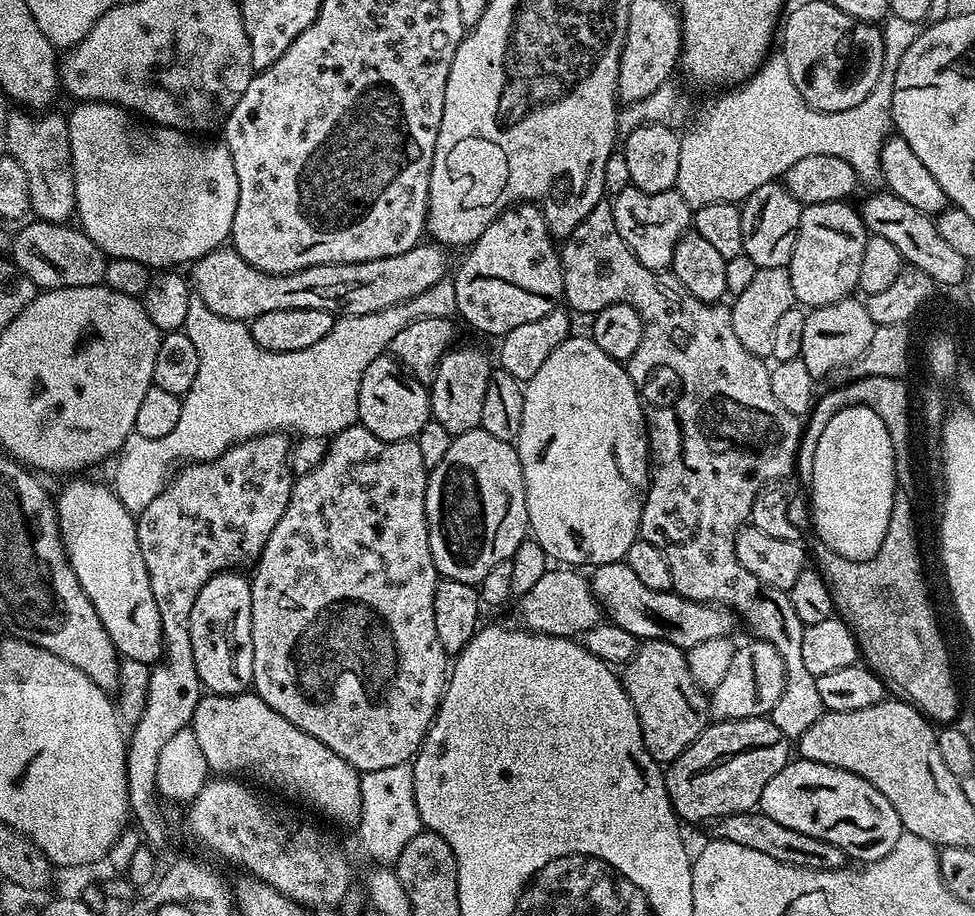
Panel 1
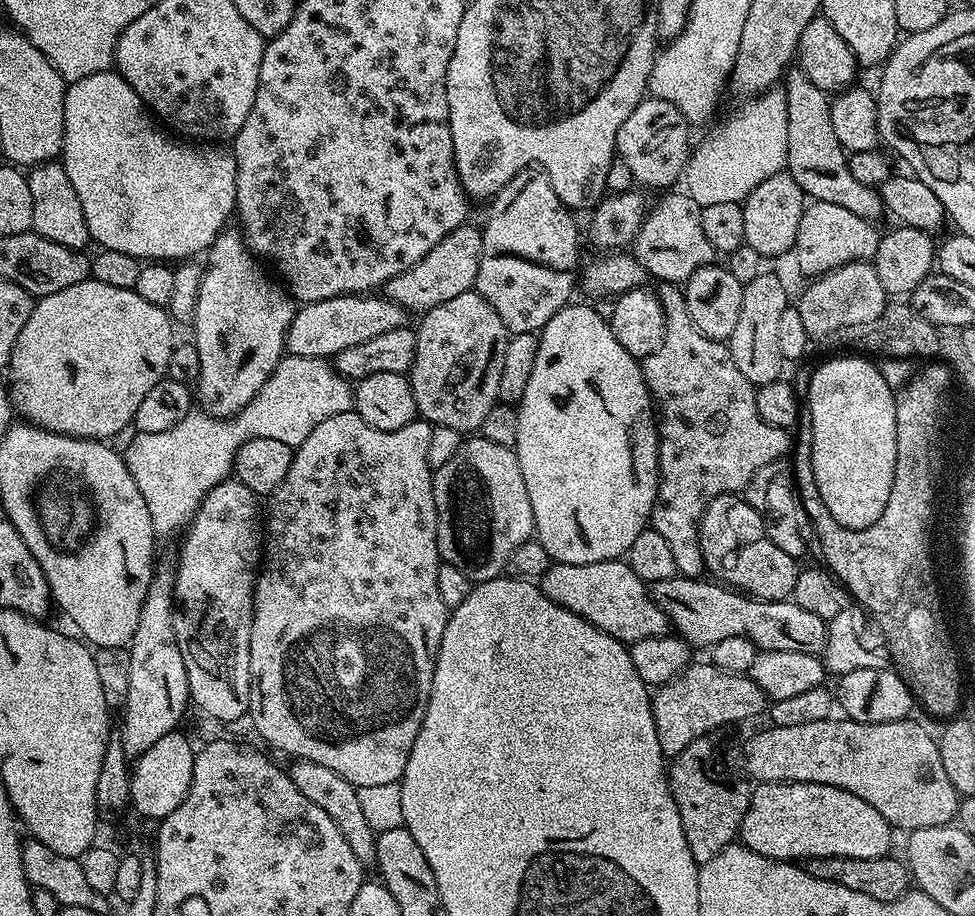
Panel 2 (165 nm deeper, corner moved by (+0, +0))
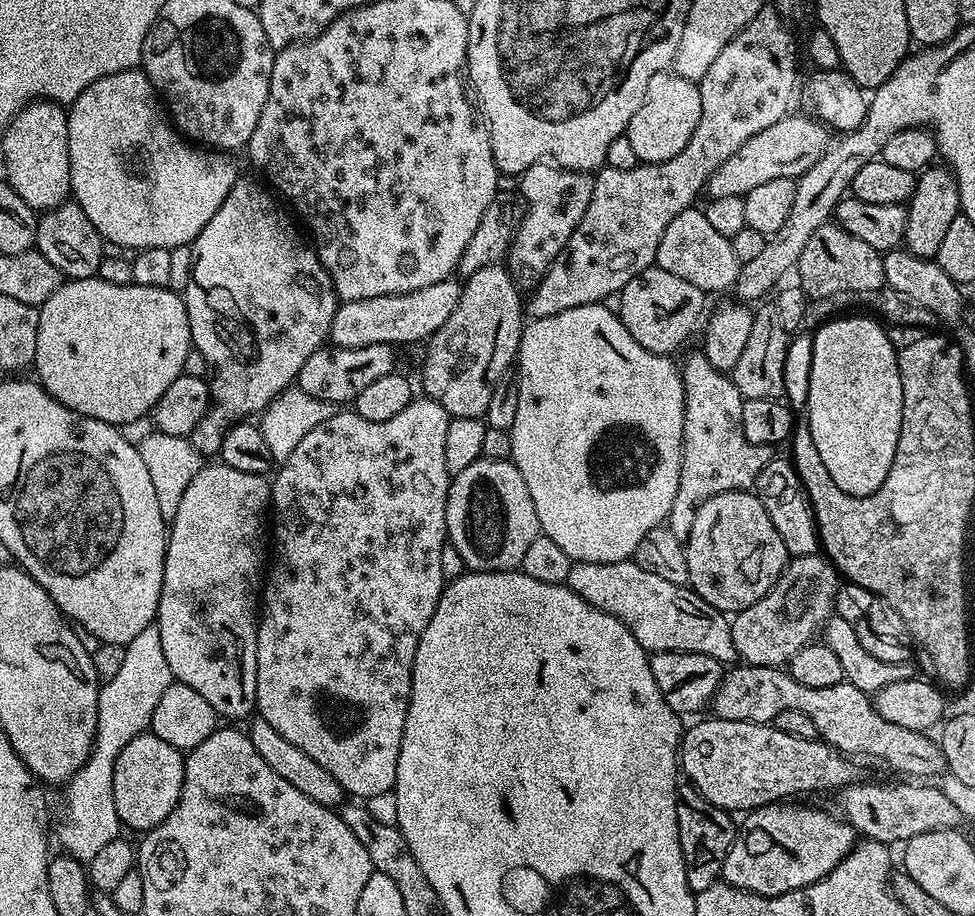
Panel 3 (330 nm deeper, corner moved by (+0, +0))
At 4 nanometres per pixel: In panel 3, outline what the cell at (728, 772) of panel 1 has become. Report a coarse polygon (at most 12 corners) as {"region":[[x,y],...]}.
{"region":[[679,785],[678,838],[692,893],[721,879],[738,828]]}

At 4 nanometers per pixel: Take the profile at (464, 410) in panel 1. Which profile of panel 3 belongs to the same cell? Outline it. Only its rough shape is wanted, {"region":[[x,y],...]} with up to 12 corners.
{"region":[[503,263],[463,281],[422,392],[483,417],[526,320]]}

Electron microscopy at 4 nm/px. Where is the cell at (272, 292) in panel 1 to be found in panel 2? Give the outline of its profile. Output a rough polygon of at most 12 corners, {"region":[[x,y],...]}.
{"region":[[458,225],[388,281],[387,299],[427,310],[473,291],[483,241]]}

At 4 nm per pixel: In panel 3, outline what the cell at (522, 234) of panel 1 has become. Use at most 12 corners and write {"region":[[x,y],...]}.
{"region":[[541,162],[519,173],[525,216],[506,267],[540,283],[586,206],[594,179]]}

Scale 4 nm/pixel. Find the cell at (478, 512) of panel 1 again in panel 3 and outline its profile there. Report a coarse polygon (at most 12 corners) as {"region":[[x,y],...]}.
{"region":[[511,459],[451,477],[448,540],[473,572],[511,572],[541,535]]}

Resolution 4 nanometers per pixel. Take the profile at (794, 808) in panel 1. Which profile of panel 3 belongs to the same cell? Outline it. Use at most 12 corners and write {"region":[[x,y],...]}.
{"region":[[795,803],[743,817],[723,883],[781,896],[852,853],[839,815]]}

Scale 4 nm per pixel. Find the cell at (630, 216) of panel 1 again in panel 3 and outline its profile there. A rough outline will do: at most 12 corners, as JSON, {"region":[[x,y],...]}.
{"region":[[696,206],[658,242],[655,267],[706,294],[740,273],[731,239]]}

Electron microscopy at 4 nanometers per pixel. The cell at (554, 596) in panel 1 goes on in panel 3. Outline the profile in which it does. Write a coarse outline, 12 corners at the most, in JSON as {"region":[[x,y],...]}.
{"region":[[631,559],[566,583],[649,654],[737,659],[732,626],[691,587]]}

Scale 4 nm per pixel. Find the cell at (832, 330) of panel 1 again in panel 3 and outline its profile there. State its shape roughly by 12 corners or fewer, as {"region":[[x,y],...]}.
{"region":[[836,222],[794,266],[813,301],[885,287],[883,255]]}

